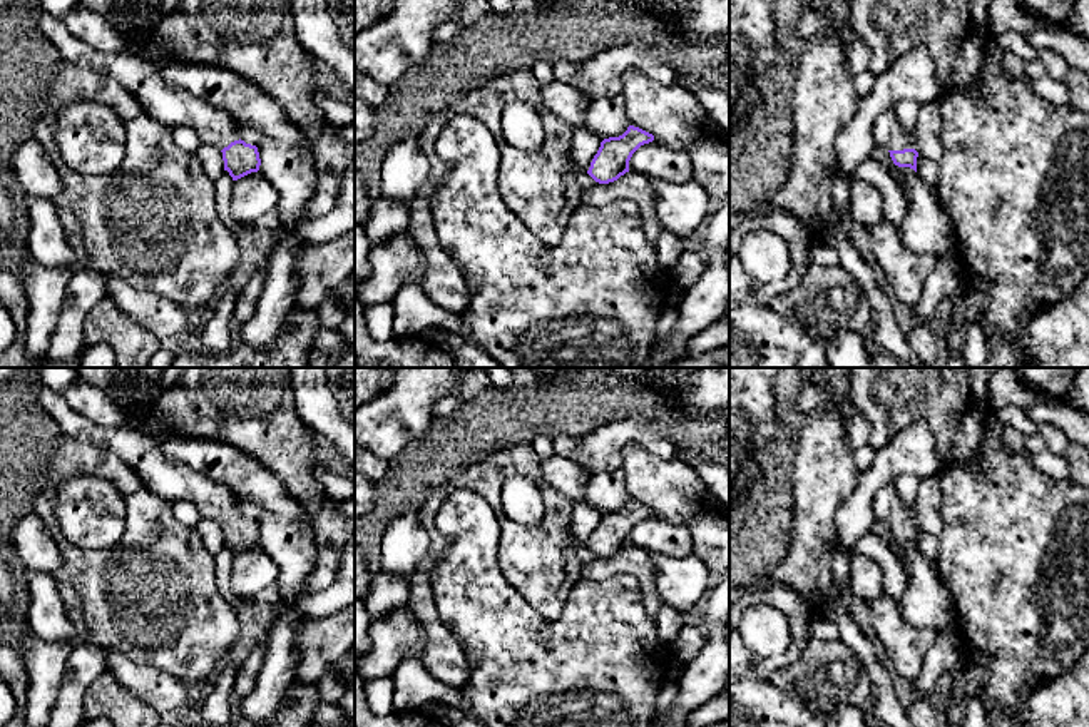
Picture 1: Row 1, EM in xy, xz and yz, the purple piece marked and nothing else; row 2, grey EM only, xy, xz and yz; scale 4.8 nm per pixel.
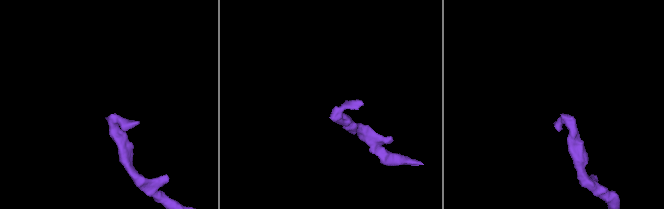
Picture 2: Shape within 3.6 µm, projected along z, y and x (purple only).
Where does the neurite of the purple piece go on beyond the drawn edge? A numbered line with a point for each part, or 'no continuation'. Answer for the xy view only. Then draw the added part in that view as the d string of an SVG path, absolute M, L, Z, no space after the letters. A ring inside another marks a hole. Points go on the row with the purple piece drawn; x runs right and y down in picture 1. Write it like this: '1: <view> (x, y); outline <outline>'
1: xy (171, 106); outline M42 8L37 22L65 62L115 79L142 104L152 119L166 127L189 127L197 134L201 144L219 150L239 140L238 122L228 112L211 107L197 95L169 85L161 70L135 52L109 53L95 50L74 37L60 18Z

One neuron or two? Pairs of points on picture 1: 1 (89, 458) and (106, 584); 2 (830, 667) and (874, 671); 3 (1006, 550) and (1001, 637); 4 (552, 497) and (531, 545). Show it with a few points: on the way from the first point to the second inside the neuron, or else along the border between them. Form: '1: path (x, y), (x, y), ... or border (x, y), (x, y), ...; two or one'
1: path (122, 480), (138, 497), (138, 550); one
2: border (862, 662), (875, 686), (872, 697); two
3: path (1009, 572), (1009, 615); one
4: path (552, 508), (552, 520), (542, 533); one

